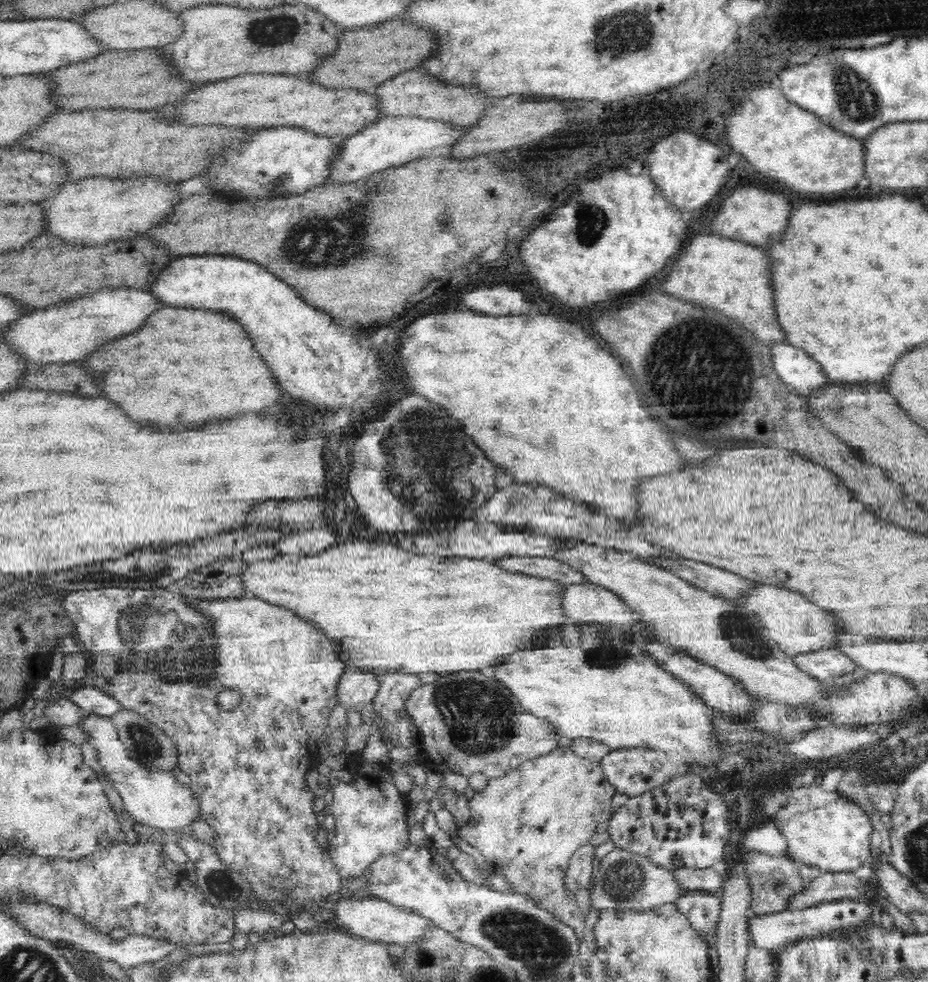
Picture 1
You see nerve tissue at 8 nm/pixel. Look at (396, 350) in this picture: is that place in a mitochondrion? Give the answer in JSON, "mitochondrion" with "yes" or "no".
{"mitochondrion":"no"}

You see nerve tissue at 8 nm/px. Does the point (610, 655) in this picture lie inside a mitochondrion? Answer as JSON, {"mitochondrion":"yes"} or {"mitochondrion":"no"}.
{"mitochondrion":"yes"}

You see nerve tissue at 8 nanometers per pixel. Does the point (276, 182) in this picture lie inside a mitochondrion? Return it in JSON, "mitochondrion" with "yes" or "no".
{"mitochondrion":"yes"}

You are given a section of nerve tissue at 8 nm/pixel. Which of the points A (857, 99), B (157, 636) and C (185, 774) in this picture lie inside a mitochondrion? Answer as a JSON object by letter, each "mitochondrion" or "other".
{"A":"mitochondrion","B":"mitochondrion","C":"other"}

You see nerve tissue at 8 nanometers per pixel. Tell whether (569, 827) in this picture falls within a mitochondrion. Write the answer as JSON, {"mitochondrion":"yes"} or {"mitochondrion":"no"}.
{"mitochondrion":"yes"}

